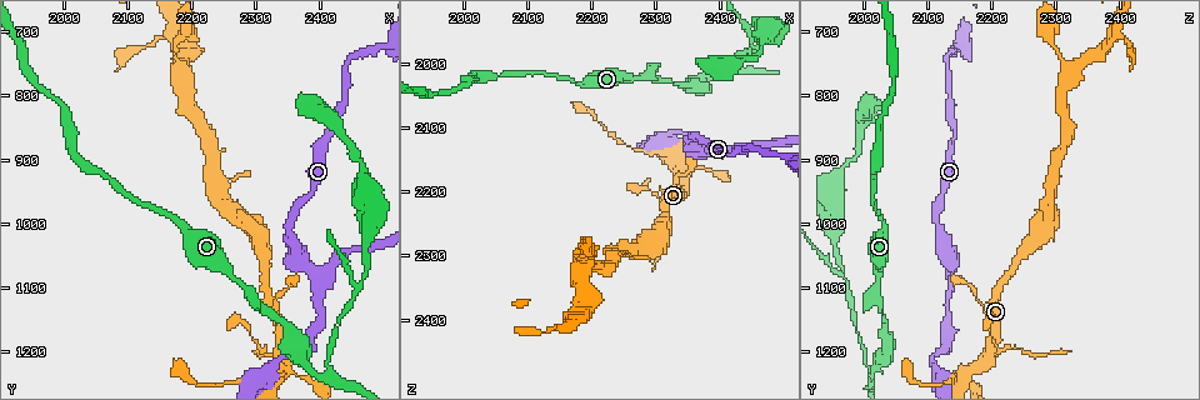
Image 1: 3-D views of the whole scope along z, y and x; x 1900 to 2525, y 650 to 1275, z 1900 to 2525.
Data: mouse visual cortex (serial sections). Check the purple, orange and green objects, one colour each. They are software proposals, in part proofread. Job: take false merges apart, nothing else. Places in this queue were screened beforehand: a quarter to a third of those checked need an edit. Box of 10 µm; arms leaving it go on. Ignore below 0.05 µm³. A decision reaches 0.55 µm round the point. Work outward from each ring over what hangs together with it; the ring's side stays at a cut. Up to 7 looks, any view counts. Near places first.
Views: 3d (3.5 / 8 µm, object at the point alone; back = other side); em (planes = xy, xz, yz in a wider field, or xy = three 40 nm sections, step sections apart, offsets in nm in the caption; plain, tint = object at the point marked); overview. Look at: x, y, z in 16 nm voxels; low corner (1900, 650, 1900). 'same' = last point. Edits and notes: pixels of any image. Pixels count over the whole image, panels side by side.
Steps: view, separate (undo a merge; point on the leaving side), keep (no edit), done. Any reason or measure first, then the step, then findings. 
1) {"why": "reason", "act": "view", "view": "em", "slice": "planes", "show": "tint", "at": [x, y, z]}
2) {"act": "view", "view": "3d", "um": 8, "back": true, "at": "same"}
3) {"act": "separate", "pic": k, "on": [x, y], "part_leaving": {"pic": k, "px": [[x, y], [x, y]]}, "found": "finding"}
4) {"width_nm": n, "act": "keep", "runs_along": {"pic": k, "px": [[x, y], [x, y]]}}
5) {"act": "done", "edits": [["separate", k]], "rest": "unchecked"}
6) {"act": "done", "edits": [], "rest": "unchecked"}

{"act": "view", "view": "3d", "um": 8, "at": [2385, 1075, 2135]}

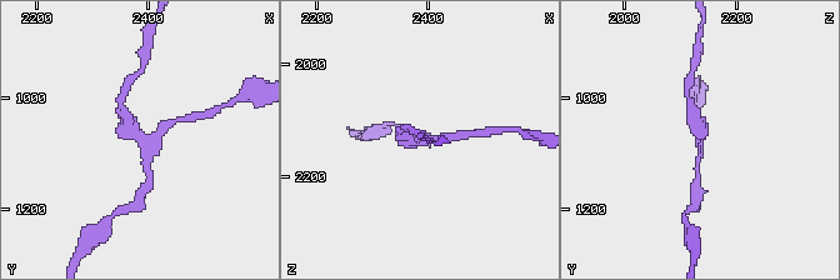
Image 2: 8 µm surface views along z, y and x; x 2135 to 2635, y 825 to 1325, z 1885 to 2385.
{"why": "need the tissue", "act": "view", "view": "em", "slice": "xy", "step": 5, "show": "tint", "at": "same"}

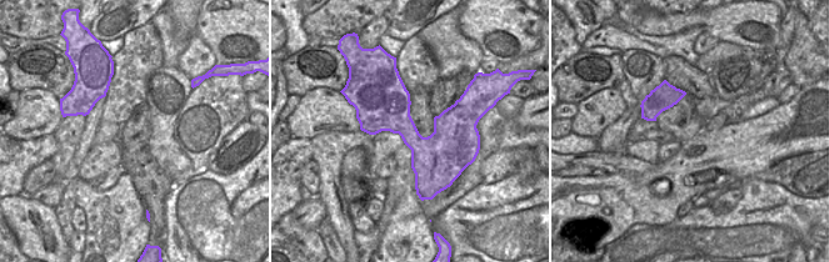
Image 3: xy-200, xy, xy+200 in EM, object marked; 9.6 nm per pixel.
{"act": "keep", "runs_along": {"pic": 2, "px": [[123, 109], [151, 149], [148, 169]]}, "found": "all the same cell"}

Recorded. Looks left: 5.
{"why": "abrupt turn", "act": "view", "view": "3d", "um": 3.5, "at": [2340, 1205, 2200]}

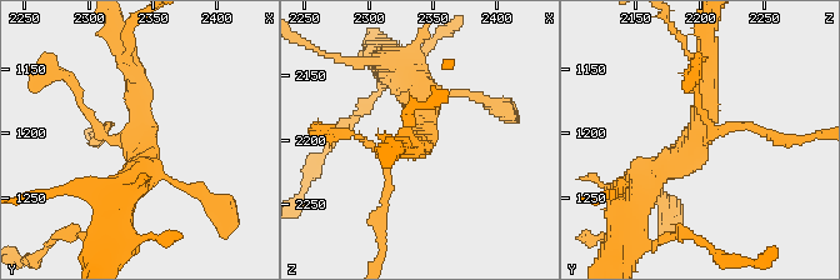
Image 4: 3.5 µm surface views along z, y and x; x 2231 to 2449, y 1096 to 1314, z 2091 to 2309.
{"act": "view", "view": "em", "slice": "xy", "step": 3, "show": "tint", "at": [2340, 1200, 2200]}

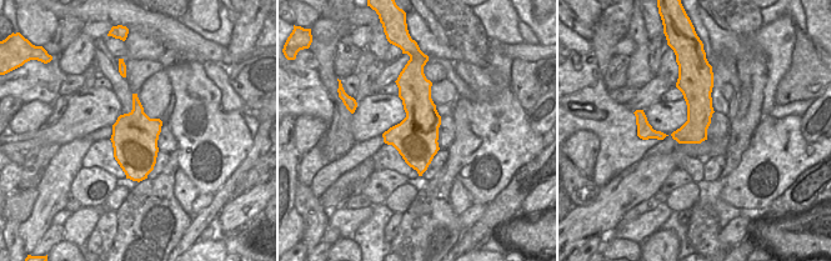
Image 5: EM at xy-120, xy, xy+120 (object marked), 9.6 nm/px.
{"act": "keep", "found": "one cell here"}

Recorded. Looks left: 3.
{"why": "a narrow waist", "act": "view", "view": "3d", "um": 3.5, "at": [2275, 1100, 2020]}

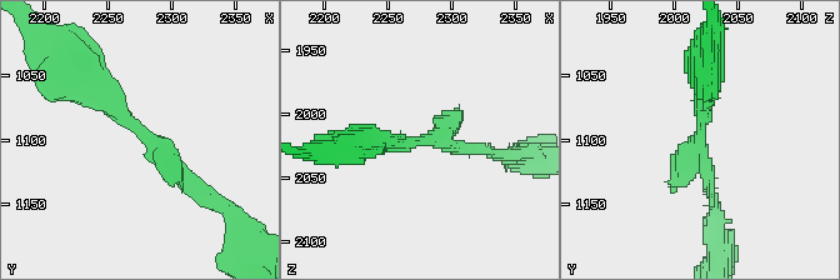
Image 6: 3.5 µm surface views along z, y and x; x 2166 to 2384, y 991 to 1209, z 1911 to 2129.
{"why": "need the tissue", "act": "view", "view": "em", "slice": "xy", "step": 1, "show": "tint", "at": [2276, 1096, 2020]}

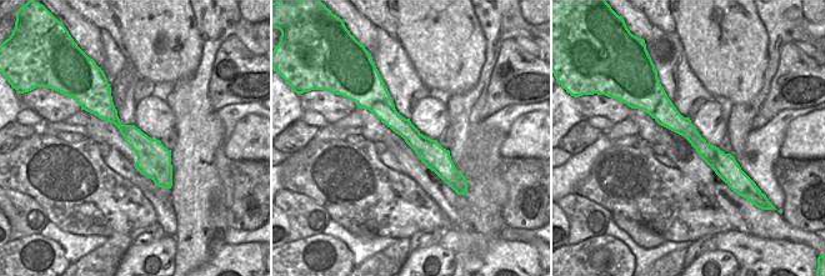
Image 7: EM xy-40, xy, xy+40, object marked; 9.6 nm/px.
{"act": "keep", "runs_along": {"pic": 6, "px": [[84, 69], [110, 103], [203, 191]]}, "found": "all the same cell"}

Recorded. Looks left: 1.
{"act": "done", "edits": [], "rest": "unchecked"}

